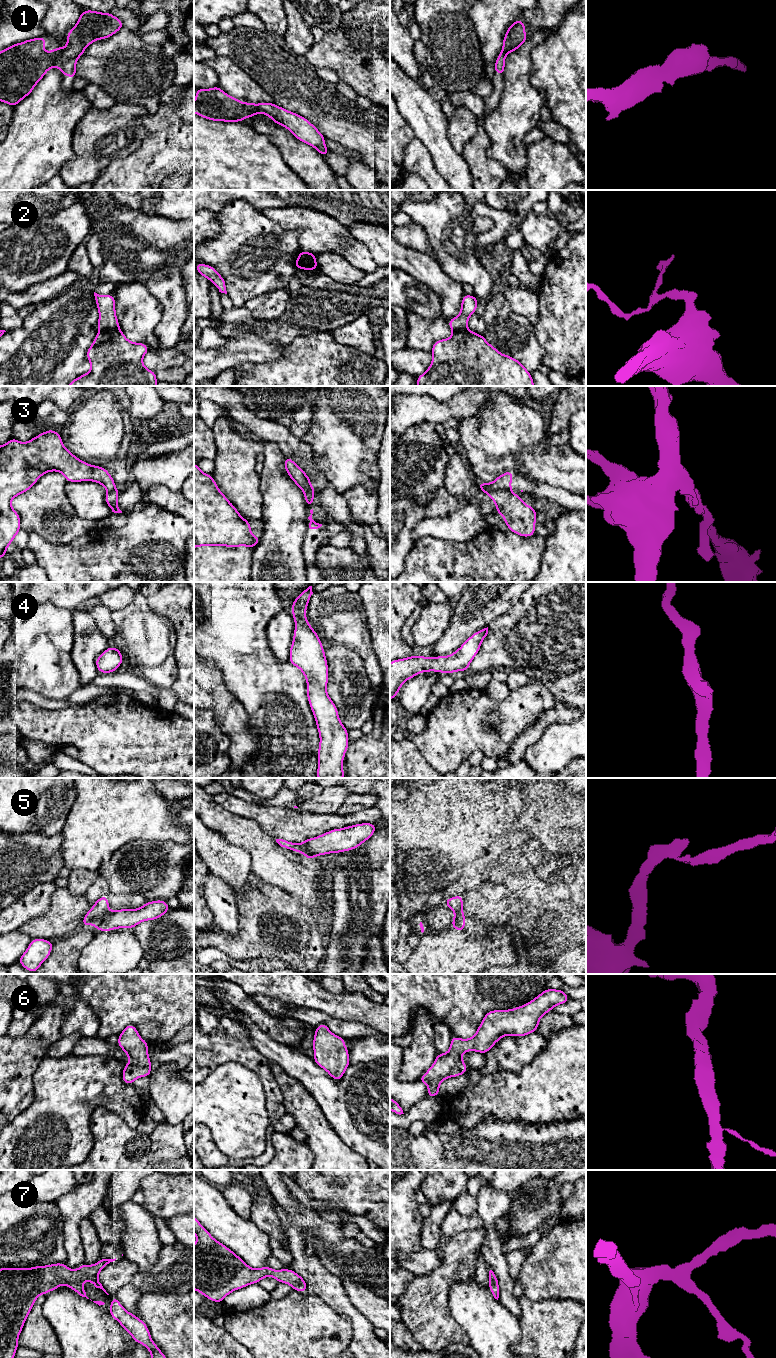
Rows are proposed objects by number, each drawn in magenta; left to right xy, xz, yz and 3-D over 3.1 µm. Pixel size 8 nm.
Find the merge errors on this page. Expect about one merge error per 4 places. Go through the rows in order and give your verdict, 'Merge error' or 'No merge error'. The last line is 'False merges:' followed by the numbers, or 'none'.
1: No merge error
2: Merge error
3: Merge error
4: No merge error
5: Merge error
6: No merge error
7: No merge error
False merges: 2, 3, 5

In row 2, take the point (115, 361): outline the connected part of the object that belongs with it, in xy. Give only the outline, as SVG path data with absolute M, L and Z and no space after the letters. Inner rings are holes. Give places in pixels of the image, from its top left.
M120 329L99 331L86 352L91 365L90 371L67 386L156 386L156 373L148 370L142 362L149 350L144 343L130 342Z

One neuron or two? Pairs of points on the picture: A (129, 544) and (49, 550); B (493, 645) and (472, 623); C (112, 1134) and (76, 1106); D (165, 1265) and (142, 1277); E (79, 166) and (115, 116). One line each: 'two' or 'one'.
A: one
B: two
C: two
D: one
E: one

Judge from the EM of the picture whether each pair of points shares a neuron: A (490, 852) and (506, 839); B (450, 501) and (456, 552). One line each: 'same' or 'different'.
A: same
B: different

